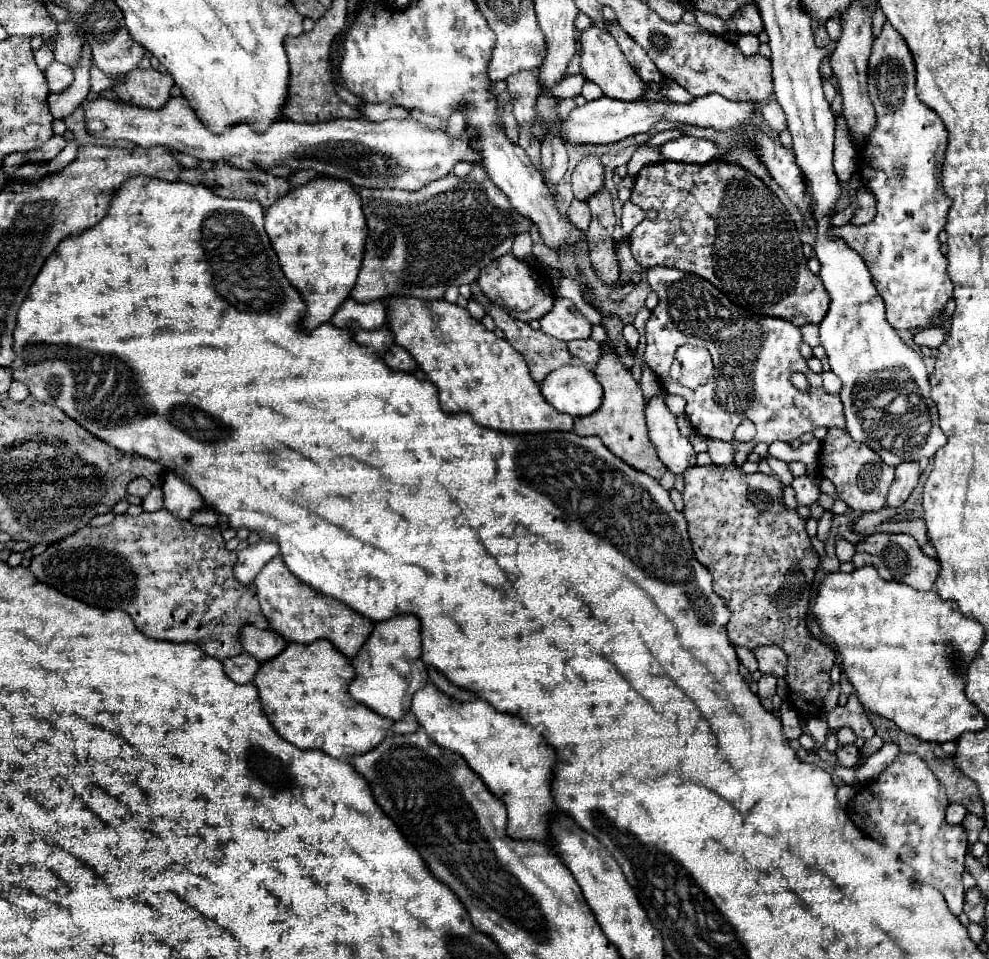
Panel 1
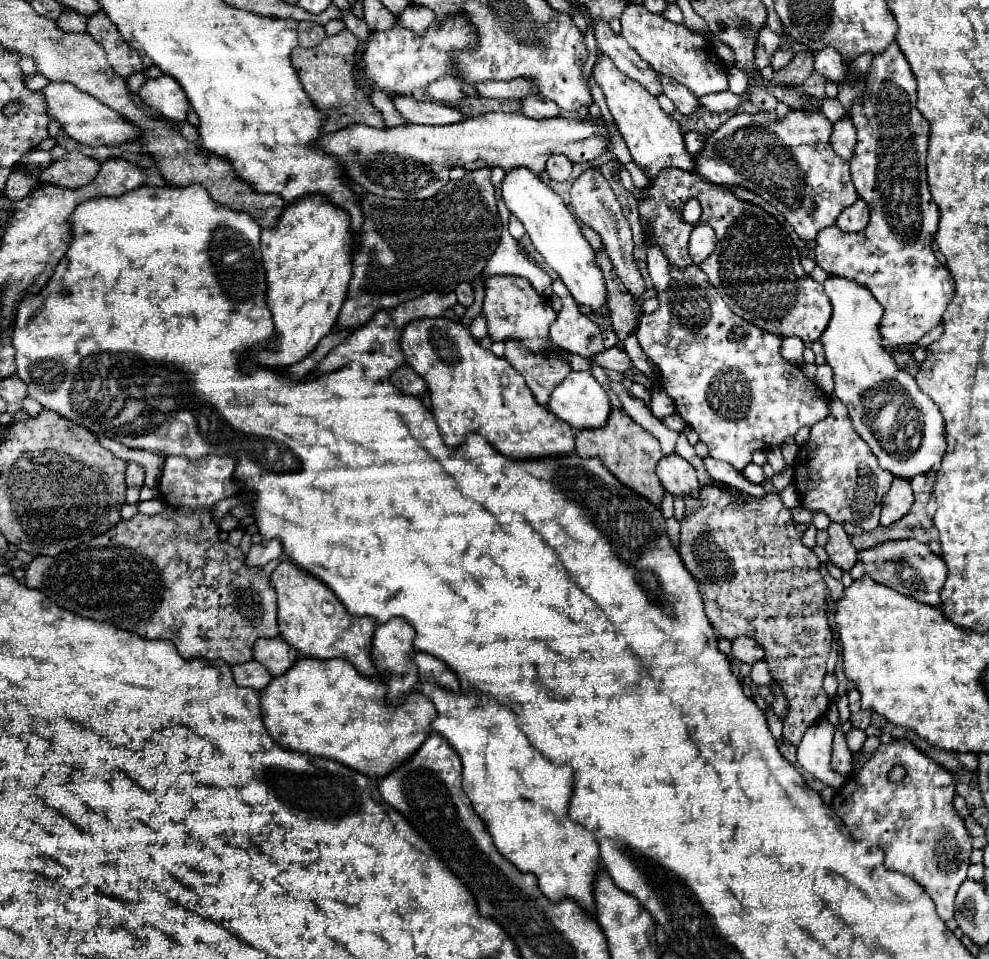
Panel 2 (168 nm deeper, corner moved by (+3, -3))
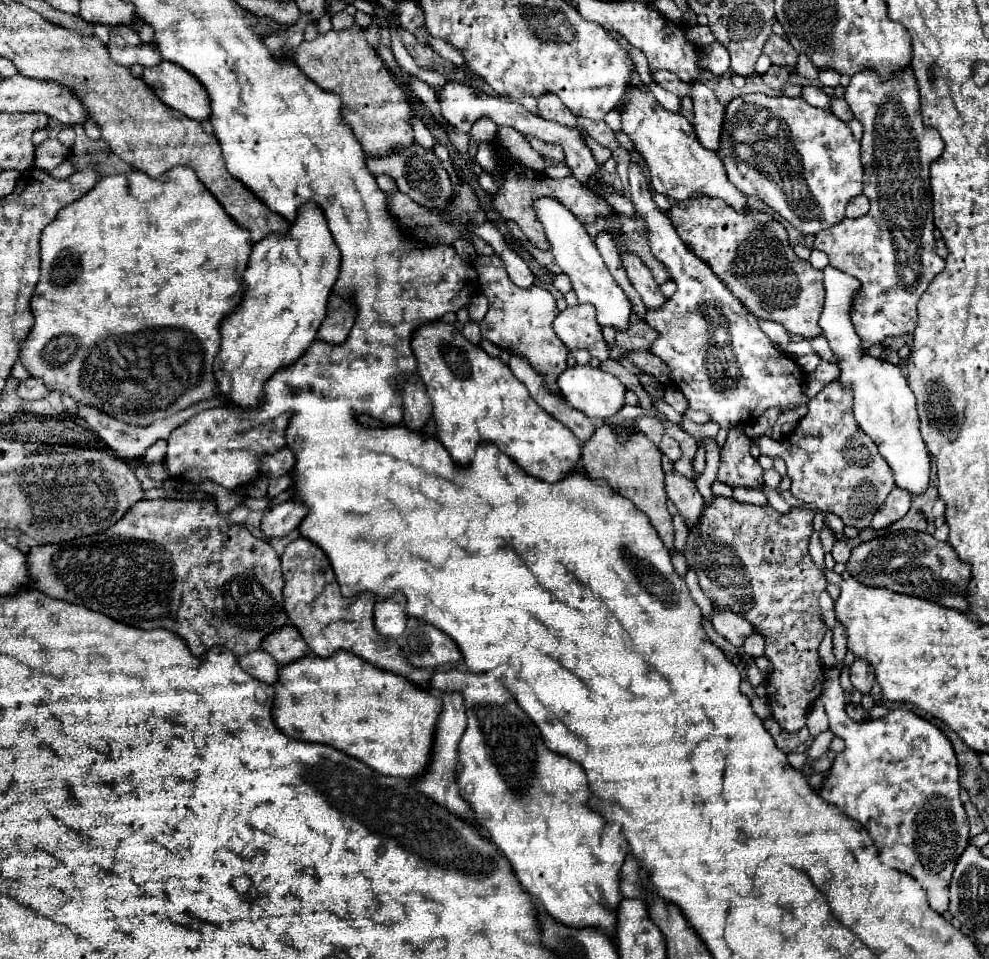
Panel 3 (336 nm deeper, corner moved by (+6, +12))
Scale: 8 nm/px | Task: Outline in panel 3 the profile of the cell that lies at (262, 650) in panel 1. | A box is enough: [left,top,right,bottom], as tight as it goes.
[261,625,309,667]

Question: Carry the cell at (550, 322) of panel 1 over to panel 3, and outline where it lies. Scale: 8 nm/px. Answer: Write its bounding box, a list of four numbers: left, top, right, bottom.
[553,305,609,361]

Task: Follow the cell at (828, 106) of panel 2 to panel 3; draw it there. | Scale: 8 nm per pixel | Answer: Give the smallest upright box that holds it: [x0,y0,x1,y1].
[831,99,853,123]

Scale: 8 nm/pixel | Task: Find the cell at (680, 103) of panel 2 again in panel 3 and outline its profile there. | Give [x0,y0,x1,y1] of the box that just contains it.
[693,83,725,149]

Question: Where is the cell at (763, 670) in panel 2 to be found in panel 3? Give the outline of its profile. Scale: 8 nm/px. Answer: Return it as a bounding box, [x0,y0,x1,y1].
[743,633,765,657]

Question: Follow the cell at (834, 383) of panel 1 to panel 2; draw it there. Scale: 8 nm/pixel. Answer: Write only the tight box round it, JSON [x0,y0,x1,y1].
[814,364,834,394]

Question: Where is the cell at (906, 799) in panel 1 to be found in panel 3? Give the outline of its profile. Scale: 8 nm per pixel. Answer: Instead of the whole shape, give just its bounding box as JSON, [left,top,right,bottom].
[819,669,969,913]

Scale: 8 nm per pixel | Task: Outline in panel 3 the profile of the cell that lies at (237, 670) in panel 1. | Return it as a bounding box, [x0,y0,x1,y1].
[239,649,279,685]

